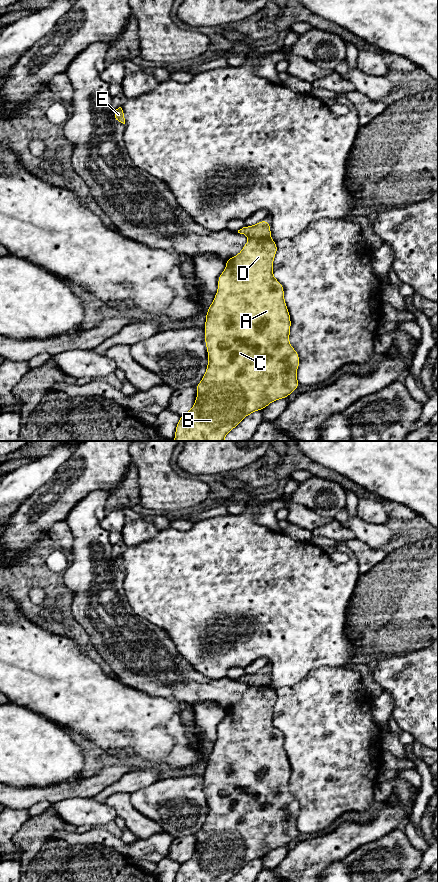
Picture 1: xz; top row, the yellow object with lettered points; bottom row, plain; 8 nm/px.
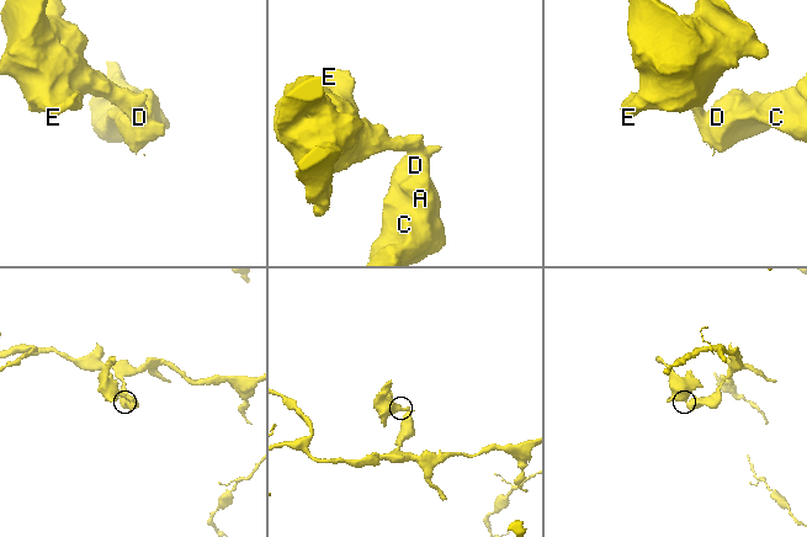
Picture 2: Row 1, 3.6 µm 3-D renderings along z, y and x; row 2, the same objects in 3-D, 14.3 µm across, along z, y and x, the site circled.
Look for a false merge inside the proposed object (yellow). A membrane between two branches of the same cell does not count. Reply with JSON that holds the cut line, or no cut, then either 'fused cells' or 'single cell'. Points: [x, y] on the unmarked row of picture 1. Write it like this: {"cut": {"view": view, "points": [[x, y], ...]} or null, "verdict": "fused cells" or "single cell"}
{"cut": {"view": "xz", "points": [[269, 685], [250, 686]]}, "verdict": "fused cells"}

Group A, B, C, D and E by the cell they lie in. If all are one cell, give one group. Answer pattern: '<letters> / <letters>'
A B C D / E

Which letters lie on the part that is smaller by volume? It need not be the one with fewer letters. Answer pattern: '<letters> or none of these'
E

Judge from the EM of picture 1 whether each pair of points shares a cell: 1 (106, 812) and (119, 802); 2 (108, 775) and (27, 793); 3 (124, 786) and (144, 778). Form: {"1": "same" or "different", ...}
{"1": "different", "2": "same", "3": "same"}

